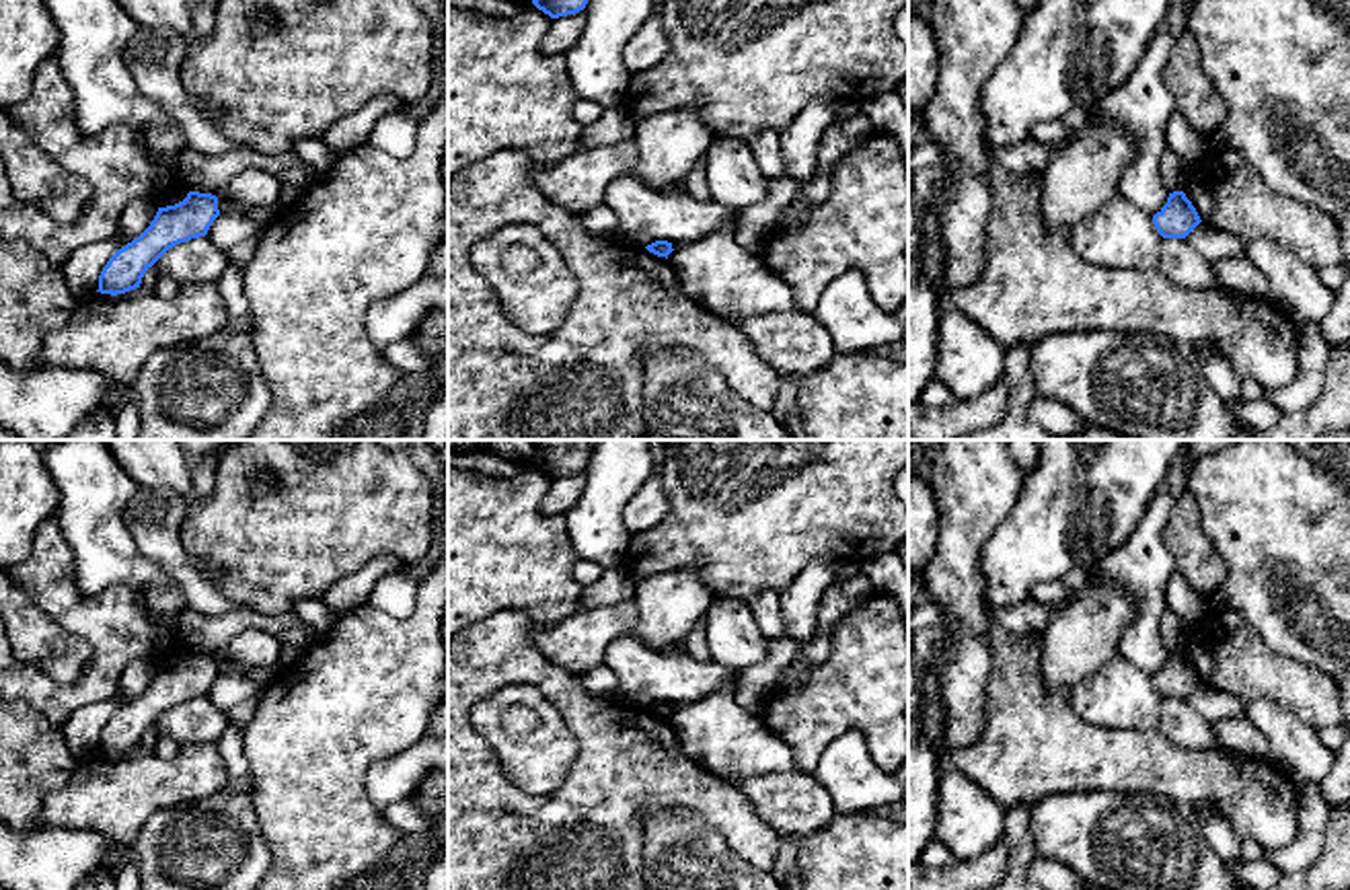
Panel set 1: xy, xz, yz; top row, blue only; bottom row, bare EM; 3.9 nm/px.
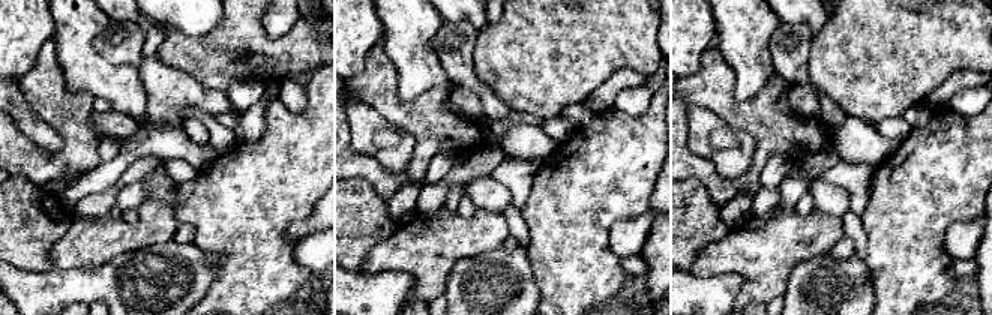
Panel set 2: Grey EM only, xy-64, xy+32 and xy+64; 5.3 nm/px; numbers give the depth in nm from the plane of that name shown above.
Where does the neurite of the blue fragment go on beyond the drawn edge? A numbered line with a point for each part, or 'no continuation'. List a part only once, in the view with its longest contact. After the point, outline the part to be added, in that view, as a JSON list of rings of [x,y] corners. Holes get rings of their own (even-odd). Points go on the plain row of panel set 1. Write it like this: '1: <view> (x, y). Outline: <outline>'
no continuation

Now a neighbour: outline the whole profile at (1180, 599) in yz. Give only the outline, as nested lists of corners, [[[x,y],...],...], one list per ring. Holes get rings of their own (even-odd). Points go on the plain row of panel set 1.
[[[1179,571],[1167,582],[1165,602],[1167,608],[1179,615],[1188,627],[1192,627],[1208,608]]]

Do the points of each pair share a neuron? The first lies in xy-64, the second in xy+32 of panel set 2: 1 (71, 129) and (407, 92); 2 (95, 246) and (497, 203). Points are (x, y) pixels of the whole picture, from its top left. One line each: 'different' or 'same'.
1: different
2: different

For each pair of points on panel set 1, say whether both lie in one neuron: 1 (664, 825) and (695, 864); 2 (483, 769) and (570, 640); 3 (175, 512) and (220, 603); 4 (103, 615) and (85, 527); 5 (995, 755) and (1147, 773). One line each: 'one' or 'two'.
1: one
2: two
3: one
4: two
5: one

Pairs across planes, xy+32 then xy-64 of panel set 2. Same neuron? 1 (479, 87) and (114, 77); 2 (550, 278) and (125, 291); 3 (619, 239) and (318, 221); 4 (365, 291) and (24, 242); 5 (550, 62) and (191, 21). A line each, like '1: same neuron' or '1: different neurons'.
1: different neurons
2: different neurons
3: same neuron
4: different neurons
5: different neurons

